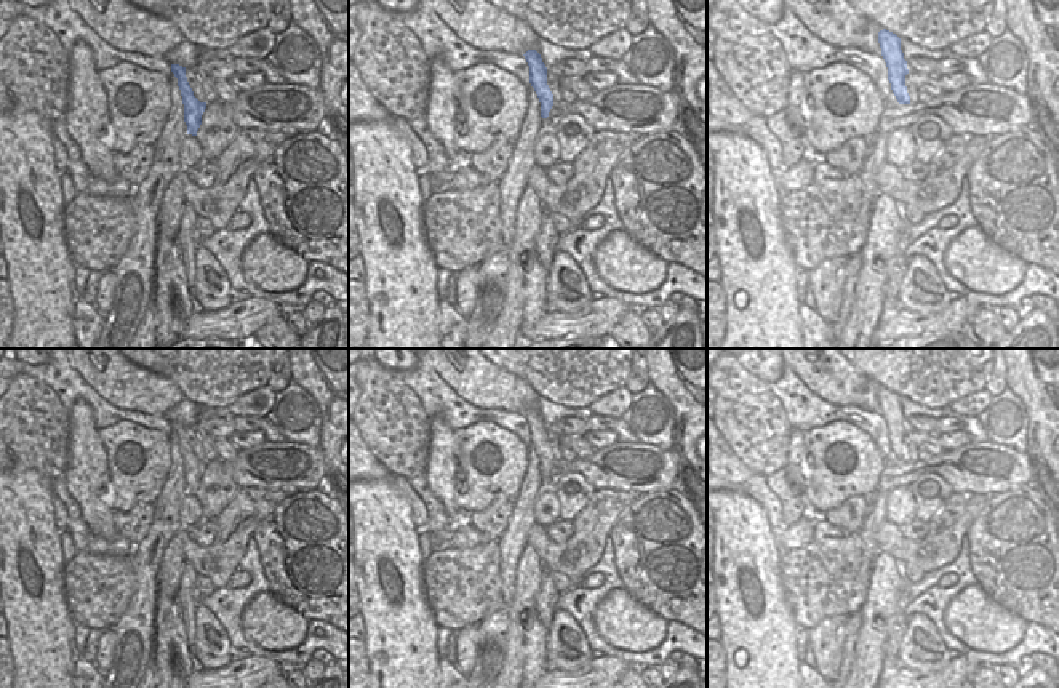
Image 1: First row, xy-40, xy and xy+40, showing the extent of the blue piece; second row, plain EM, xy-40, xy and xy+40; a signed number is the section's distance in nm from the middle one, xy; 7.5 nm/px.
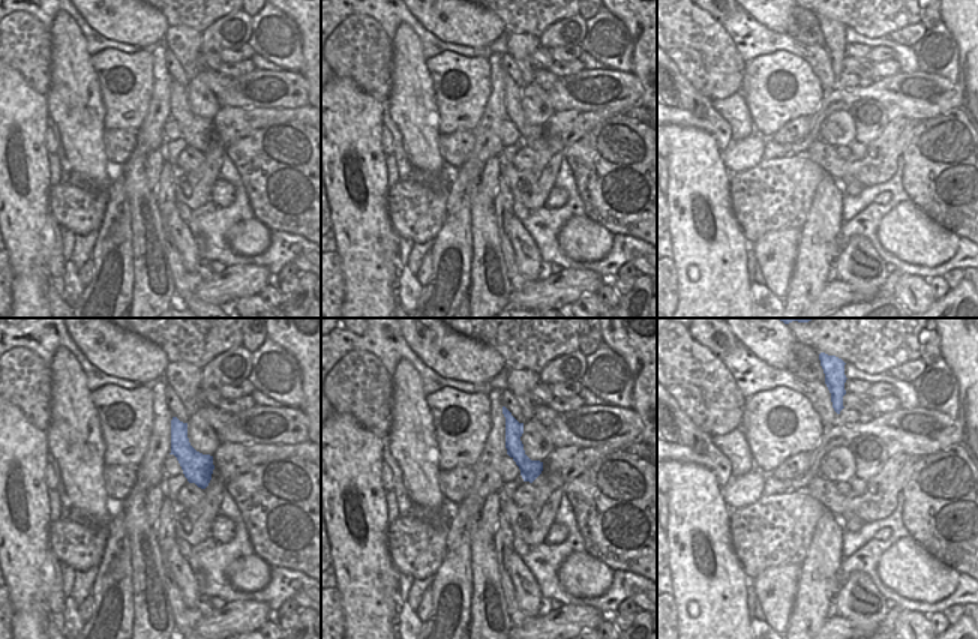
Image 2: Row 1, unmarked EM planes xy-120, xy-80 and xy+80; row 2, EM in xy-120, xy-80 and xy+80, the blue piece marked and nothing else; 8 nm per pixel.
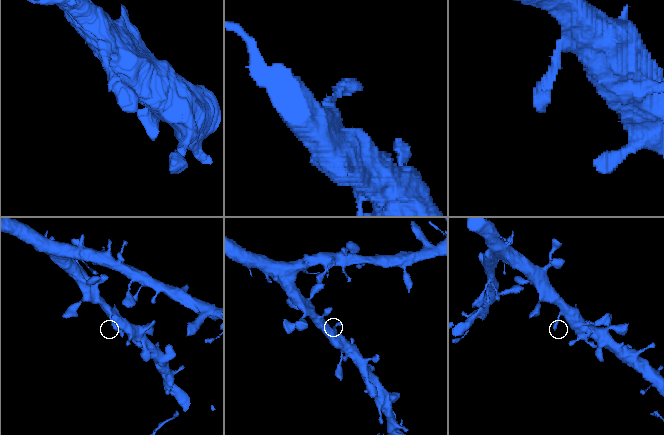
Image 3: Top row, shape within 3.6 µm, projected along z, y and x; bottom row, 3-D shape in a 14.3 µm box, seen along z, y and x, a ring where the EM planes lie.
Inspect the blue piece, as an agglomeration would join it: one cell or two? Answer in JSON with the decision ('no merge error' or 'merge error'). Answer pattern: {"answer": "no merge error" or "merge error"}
{"answer": "no merge error"}

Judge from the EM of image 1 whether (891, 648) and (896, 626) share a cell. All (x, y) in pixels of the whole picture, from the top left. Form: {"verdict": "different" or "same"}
{"verdict": "same"}

